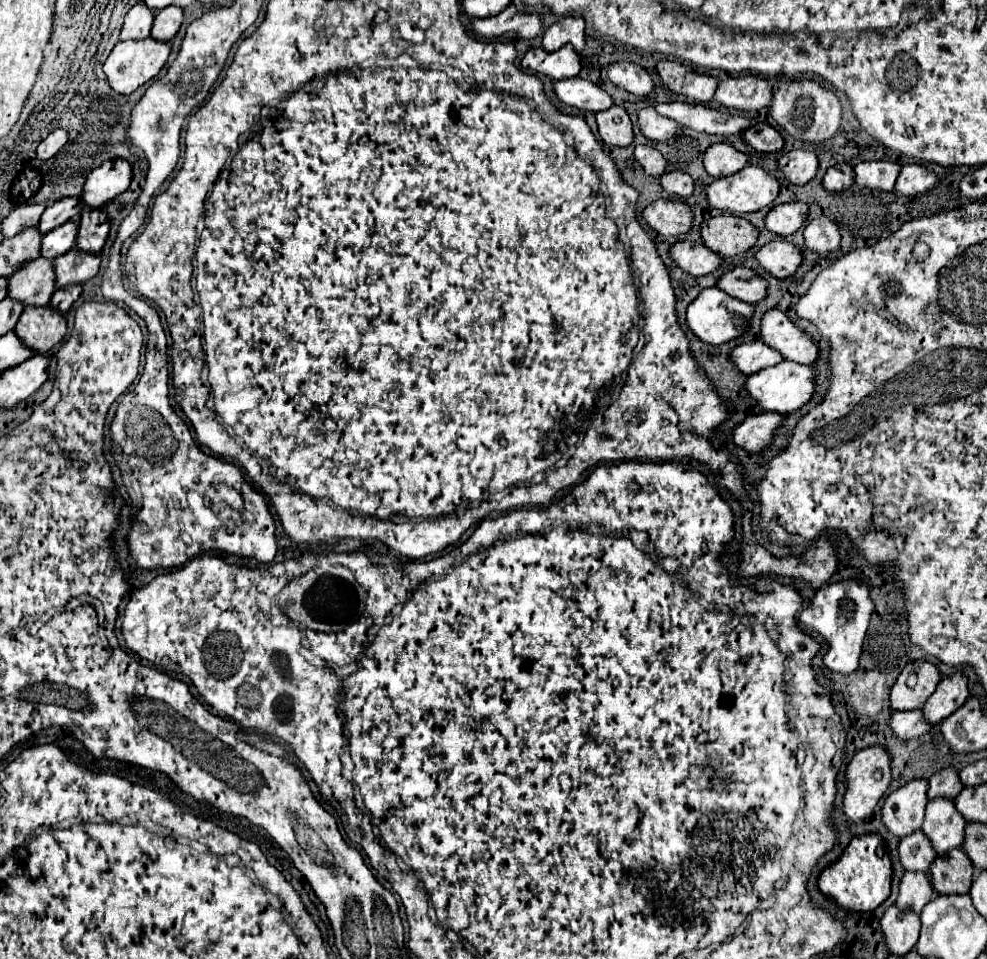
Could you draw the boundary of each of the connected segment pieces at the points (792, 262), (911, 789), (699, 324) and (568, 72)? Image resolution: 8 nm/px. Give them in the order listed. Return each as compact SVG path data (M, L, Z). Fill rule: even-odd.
M775 240L757 252L759 264L775 278L789 278L803 260L803 250L787 240Z
M913 780L891 792L883 806L883 822L897 836L903 838L919 830L923 824L929 780Z
M713 286L705 288L687 308L687 326L707 344L723 344L743 336L743 330L733 324L733 316L743 314L749 320L753 312L755 306L745 304Z
M565 44L555 52L547 52L543 48L533 48L521 60L521 66L539 74L545 74L553 80L573 78L581 72L581 56L573 50L573 46Z

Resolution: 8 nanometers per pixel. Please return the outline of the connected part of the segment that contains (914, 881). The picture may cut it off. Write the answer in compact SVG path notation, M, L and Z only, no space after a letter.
M905 872L899 886L897 906L901 906L901 910L915 910L919 914L933 894L935 890L931 886L929 872Z

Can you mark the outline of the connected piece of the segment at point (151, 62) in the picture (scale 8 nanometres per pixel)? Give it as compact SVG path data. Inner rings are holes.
M153 38L125 40L117 42L117 46L111 50L111 54L103 64L103 70L113 90L117 90L119 94L131 94L133 90L137 90L139 86L143 86L161 72L161 68L167 64L169 54L171 54L171 42L159 42Z

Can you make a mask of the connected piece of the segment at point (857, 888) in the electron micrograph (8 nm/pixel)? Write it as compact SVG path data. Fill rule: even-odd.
M863 834L863 836L855 836L851 840L851 844L845 848L845 852L841 854L841 858L831 864L829 868L823 870L823 874L819 876L819 886L821 892L831 896L839 906L851 910L851 912L869 912L875 910L881 902L885 902L889 898L891 892L891 878L893 878L893 866L891 866L891 858L889 854L885 856L877 856L877 846L881 842L879 834Z

